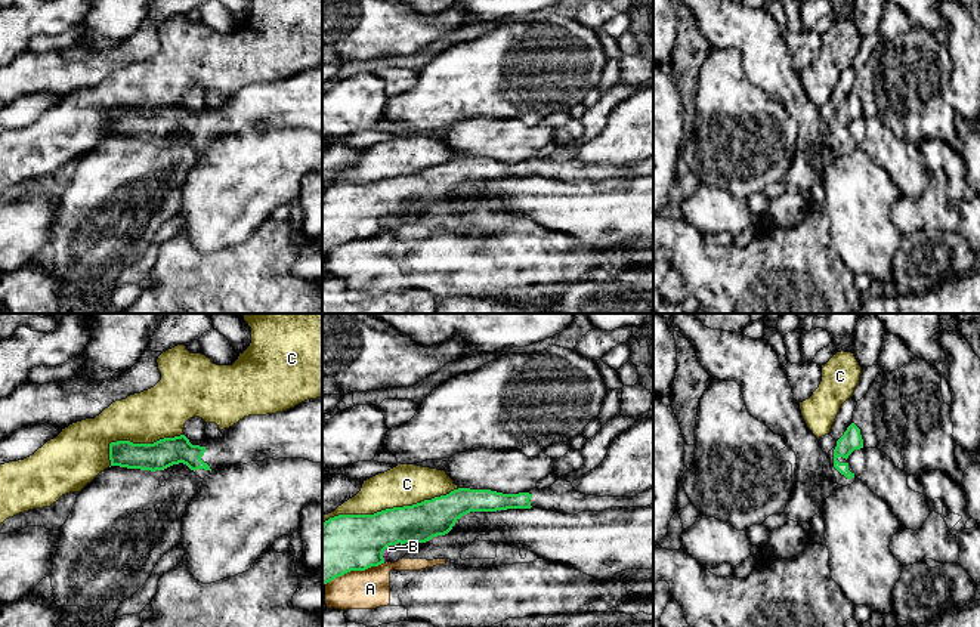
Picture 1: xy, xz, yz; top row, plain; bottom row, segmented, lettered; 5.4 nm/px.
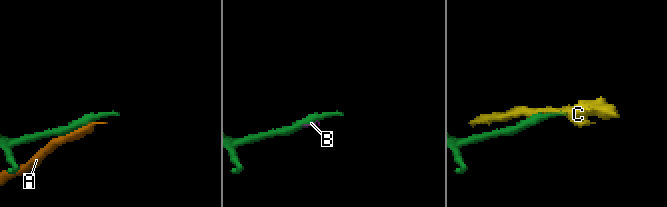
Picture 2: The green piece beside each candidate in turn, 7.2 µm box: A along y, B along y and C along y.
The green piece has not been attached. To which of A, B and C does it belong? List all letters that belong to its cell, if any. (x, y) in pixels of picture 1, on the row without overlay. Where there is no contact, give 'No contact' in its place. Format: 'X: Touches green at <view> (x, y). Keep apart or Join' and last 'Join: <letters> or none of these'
A: Touches green at xz (354, 238). Keep apart
B: Touches green at xz (386, 216). Keep apart
C: Touches green at xz (390, 178). Keep apart
Join: none of these

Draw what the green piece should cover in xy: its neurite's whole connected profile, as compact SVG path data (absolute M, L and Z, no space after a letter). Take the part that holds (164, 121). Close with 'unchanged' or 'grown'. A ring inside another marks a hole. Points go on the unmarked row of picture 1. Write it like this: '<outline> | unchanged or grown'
M322 67L307 68L276 83L244 86L232 96L220 99L216 108L204 106L200 114L192 114L185 104L164 106L154 112L133 112L130 109L109 112L111 135L155 140L183 132L201 148L216 138L266 127L304 127L322 132Z | grown

